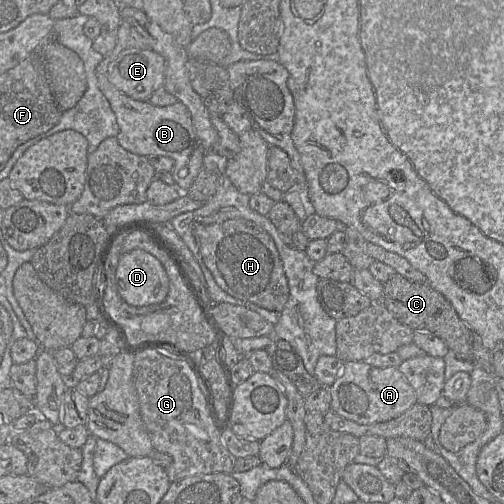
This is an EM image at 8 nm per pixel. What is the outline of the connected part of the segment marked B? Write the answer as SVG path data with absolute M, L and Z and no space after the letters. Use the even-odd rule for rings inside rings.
M121 21L116 32L114 49L103 56L95 70L98 87L108 100L116 117L119 129L116 139L121 147L133 154L147 158L166 156L173 159L172 178L184 192L187 192L203 168L203 157L206 152L195 133L187 107L180 101L161 107L154 106L149 101L134 100L120 92L108 80L107 73L110 63L117 58L122 50L127 48L130 28L131 25L128 21Z

